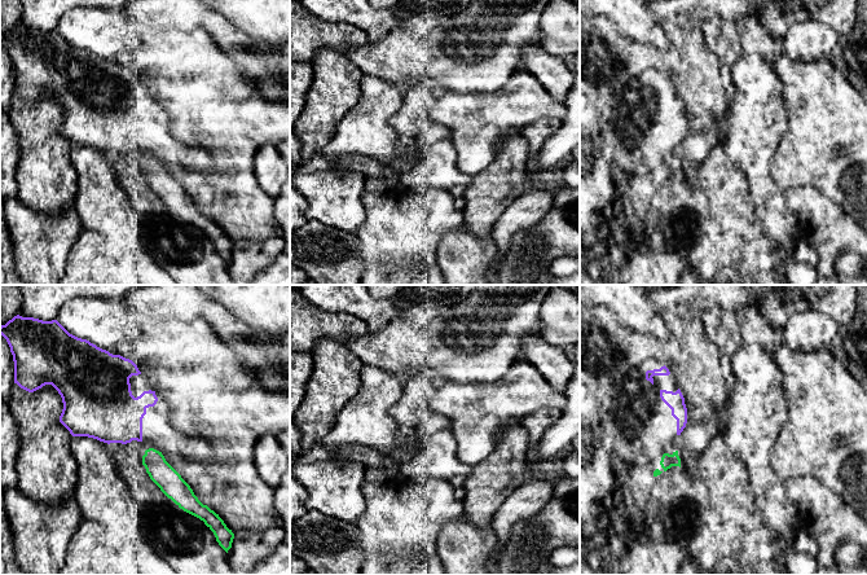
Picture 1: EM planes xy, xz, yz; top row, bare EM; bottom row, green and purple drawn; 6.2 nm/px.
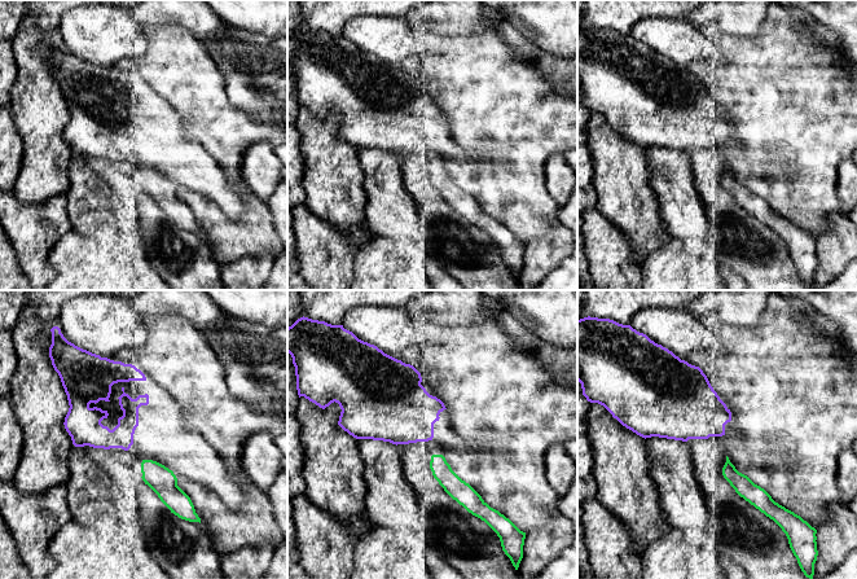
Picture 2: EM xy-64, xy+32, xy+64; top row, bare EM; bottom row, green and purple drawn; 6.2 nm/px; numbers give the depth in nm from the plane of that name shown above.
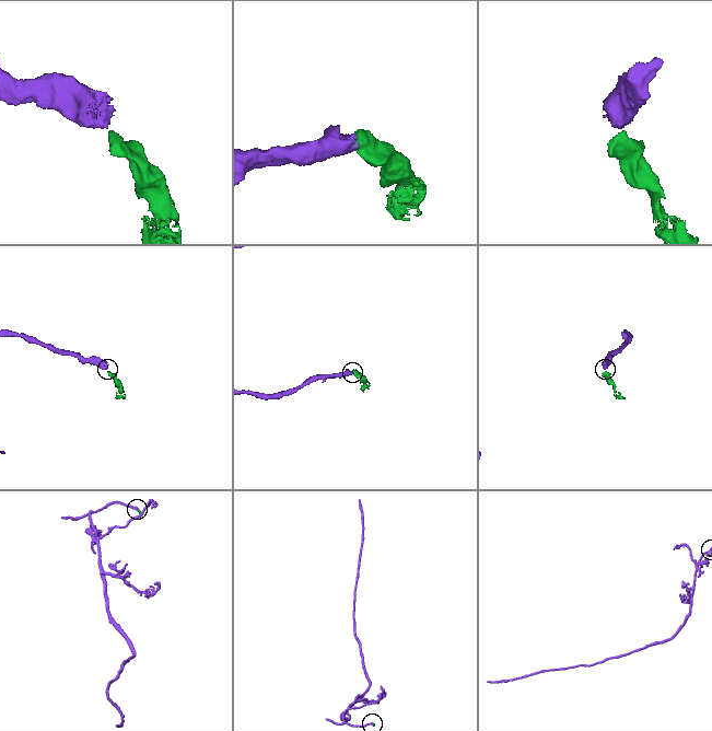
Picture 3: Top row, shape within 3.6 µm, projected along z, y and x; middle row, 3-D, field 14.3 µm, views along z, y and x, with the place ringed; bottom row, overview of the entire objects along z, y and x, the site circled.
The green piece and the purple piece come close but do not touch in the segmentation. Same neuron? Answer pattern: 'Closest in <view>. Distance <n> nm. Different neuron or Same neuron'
Closest in xy. Distance 60 nm. Different neuron

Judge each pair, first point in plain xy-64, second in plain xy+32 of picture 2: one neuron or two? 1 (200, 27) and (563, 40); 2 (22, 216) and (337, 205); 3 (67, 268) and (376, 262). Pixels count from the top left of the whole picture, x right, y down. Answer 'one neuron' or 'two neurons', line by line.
1: two neurons
2: two neurons
3: one neuron

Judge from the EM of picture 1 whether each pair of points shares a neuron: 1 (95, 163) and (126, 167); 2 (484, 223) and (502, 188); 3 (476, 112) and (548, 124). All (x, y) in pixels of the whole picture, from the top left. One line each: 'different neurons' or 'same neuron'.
1: different neurons
2: same neuron
3: different neurons

